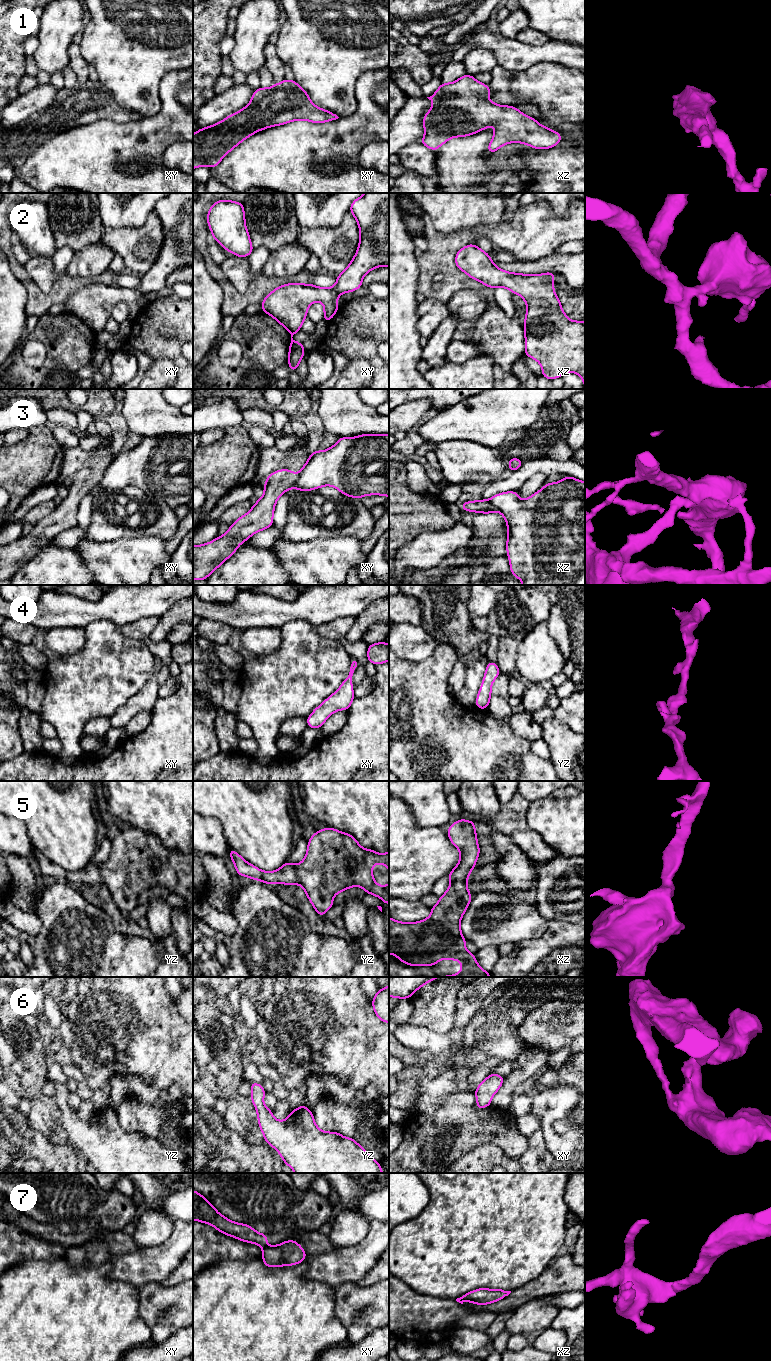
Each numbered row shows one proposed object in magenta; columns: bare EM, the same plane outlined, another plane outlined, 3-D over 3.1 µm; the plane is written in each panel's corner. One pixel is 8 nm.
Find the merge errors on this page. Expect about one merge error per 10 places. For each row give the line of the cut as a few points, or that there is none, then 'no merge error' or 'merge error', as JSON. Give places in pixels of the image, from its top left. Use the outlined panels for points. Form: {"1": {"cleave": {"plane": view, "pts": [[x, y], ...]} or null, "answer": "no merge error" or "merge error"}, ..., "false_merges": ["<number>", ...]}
{"1": {"cleave": null, "answer": "no merge error"}, "2": {"cleave": null, "answer": "no merge error"}, "3": {"cleave": {"plane": "xy", "pts": [[297, 475], [297, 480], [292, 487]]}, "answer": "merge error"}, "4": {"cleave": null, "answer": "no merge error"}, "5": {"cleave": null, "answer": "no merge error"}, "6": {"cleave": null, "answer": "no merge error"}, "7": {"cleave": {"plane": "xy", "pts": [[266, 1245], [263, 1247]]}, "answer": "merge error"}, "false_merges": ["3", "7"]}

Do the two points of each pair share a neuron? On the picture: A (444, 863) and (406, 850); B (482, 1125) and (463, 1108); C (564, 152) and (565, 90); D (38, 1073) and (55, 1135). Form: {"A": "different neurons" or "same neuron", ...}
{"A": "same neuron", "B": "same neuron", "C": "different neurons", "D": "same neuron"}

